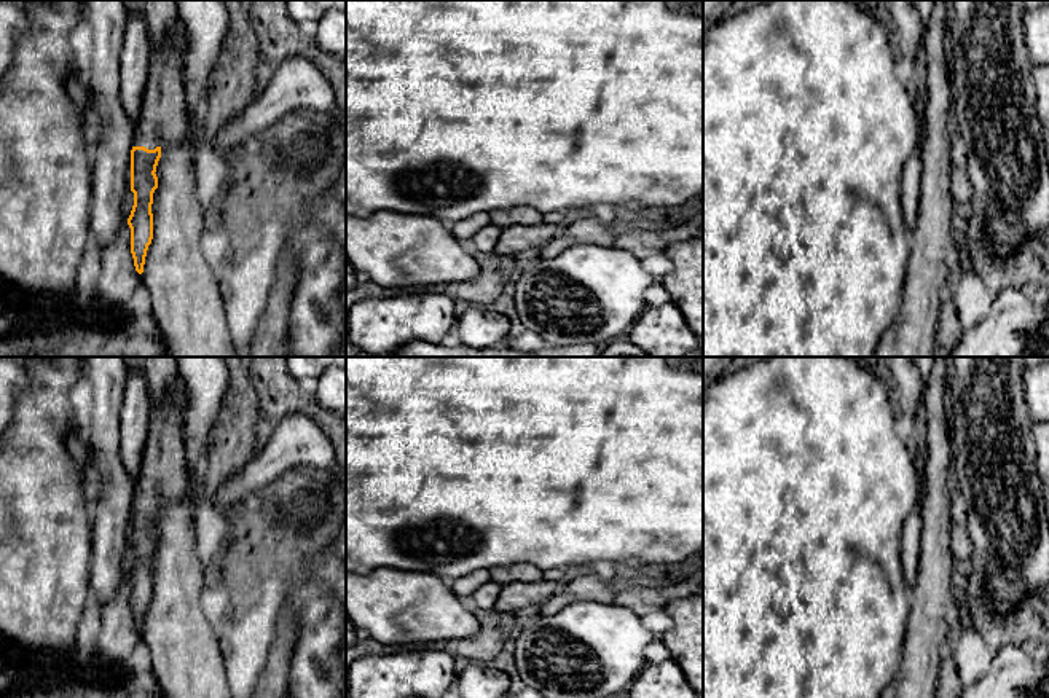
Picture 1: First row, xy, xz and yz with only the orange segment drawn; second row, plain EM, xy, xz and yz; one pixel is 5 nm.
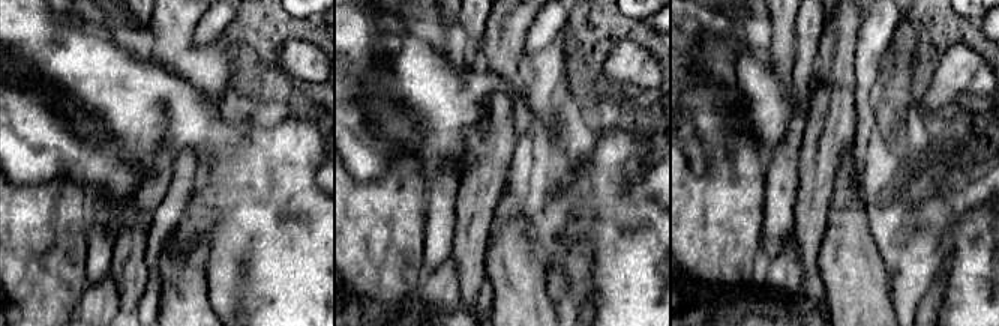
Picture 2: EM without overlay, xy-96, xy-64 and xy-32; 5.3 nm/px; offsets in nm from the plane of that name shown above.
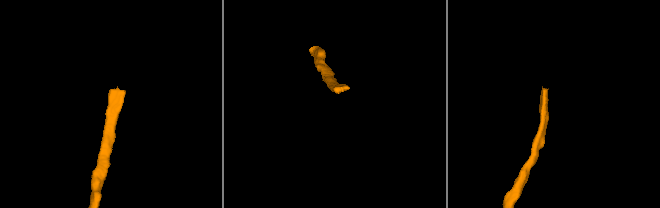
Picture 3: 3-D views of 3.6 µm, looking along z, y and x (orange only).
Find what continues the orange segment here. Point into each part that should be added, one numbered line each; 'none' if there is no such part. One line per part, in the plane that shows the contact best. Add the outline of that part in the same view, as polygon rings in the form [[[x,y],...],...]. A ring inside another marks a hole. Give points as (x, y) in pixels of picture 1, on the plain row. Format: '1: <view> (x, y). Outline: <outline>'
1: xy (161, 480). Outline: [[[169,400],[150,406],[148,437],[132,504],[177,504],[187,492],[182,410]]]

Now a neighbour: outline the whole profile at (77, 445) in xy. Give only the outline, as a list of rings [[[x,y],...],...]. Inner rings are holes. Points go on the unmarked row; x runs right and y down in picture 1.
[[[83,432],[70,433],[65,438],[65,448],[77,459],[77,462],[81,467],[83,489],[86,492],[86,499],[88,499],[89,505],[92,507],[97,500],[96,491],[99,486],[99,476],[94,472],[96,461],[92,456],[92,449],[86,440],[86,433],[83,433]]]

